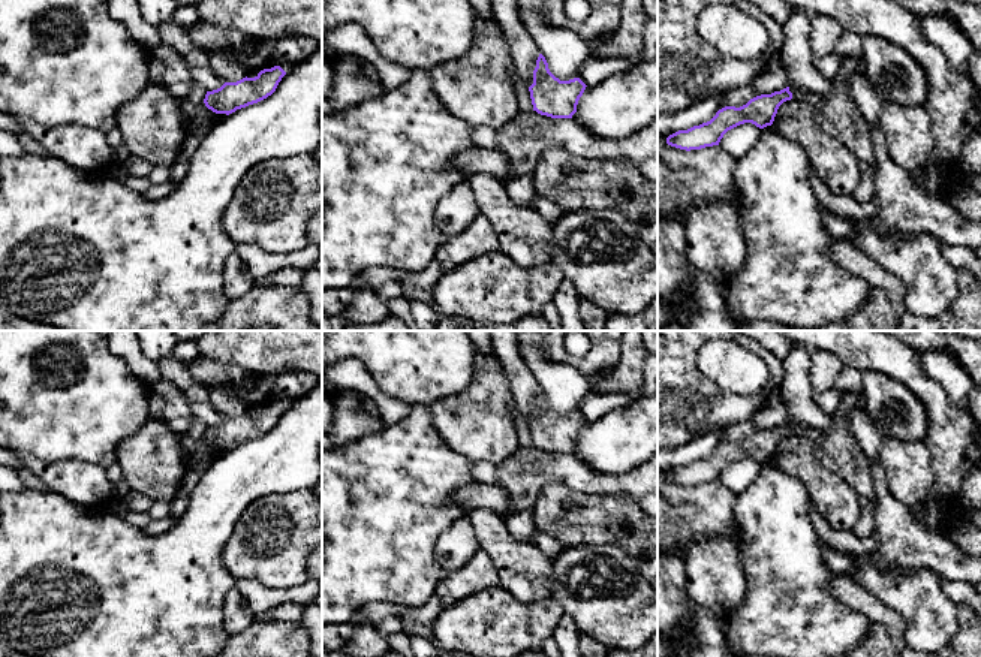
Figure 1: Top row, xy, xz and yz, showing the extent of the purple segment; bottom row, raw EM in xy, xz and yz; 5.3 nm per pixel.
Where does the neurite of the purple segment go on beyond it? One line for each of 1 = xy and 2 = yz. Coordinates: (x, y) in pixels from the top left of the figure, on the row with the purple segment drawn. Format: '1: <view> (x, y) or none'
1: xy (271, 63)
2: yz (837, 114)

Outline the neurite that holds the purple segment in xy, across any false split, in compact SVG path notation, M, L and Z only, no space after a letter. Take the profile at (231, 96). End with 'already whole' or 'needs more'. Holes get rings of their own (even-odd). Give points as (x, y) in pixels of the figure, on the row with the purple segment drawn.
M270 60L255 78L225 82L220 88L207 91L204 103L216 114L232 114L237 109L258 103L271 96L282 78L294 64Z | needs more

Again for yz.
M863 55L845 57L837 76L831 81L828 96L789 85L771 94L756 96L740 108L725 106L710 121L669 135L666 144L686 151L719 145L723 135L740 124L752 123L759 129L771 126L779 106L794 99L809 105L819 126L830 136L843 142L858 160L861 180L851 196L861 204L873 201L876 196L876 156L870 124L848 91L849 79L861 73L864 73Z | needs more

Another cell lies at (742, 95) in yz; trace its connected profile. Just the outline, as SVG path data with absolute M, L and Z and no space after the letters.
M744 84L737 88L729 90L723 97L723 103L726 106L740 108L756 96L759 94L753 90L753 87L750 84Z

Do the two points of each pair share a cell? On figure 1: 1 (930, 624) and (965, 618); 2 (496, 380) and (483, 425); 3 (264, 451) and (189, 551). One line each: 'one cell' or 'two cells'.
1: two cells
2: one cell
3: one cell

